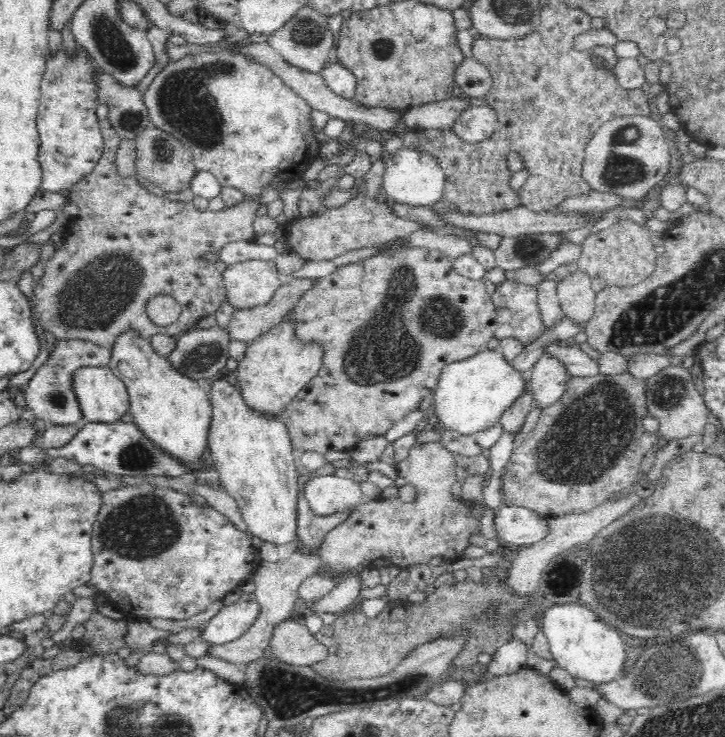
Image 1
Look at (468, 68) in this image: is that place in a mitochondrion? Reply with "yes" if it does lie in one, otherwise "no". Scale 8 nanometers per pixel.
no

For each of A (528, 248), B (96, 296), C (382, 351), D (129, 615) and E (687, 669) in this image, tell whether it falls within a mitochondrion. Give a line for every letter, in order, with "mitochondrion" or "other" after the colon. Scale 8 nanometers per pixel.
A: mitochondrion
B: mitochondrion
C: mitochondrion
D: other
E: mitochondrion

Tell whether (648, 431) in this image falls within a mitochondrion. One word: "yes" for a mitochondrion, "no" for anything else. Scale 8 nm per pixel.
no

